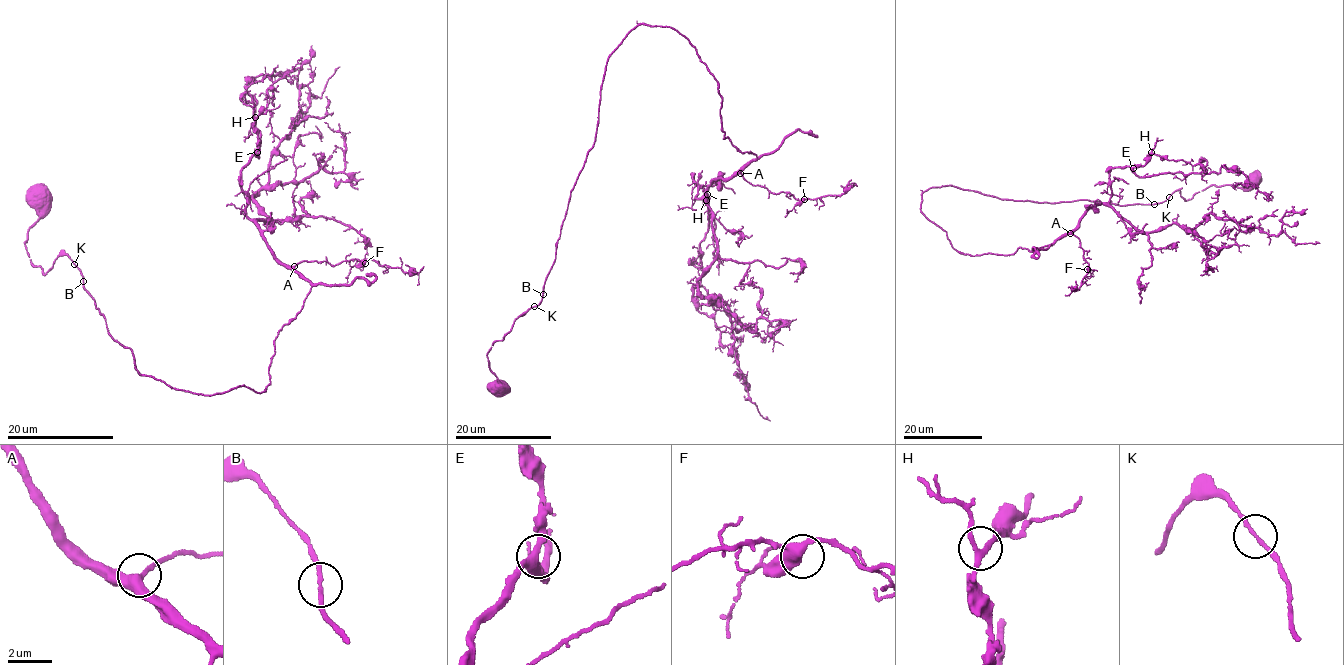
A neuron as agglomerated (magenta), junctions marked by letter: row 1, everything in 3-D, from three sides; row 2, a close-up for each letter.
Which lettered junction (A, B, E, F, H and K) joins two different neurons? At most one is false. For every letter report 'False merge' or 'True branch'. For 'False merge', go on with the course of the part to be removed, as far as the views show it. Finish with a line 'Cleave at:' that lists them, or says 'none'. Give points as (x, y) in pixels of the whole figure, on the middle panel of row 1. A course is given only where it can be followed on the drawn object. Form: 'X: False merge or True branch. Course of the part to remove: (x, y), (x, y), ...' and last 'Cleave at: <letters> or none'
A: True branch
B: True branch
E: True branch
F: True branch
H: True branch
K: True branch
Cleave at: none

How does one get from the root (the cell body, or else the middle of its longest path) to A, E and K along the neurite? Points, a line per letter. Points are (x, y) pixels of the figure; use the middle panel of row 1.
A: (495, 391), (487, 351), (542, 299), (606, 64), (637, 25), (694, 47), (724, 139), (757, 157), (740, 173)
E: (495, 391), (487, 351), (542, 299), (637, 25), (689, 41), (757, 157), (700, 198), (693, 177), (707, 194)
K: (495, 391), (500, 382), (490, 369), (487, 351), (492, 343), (503, 340), (514, 319), (535, 305)

